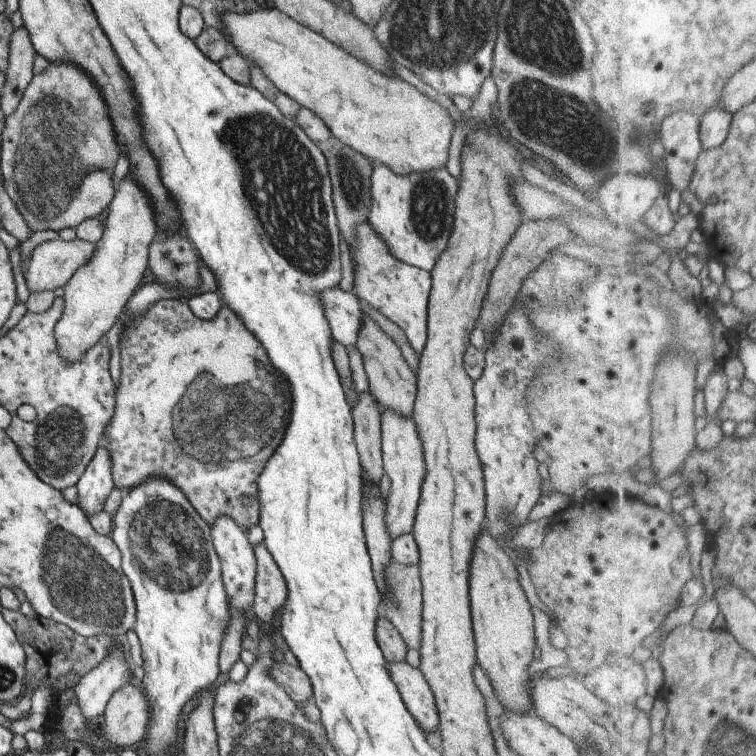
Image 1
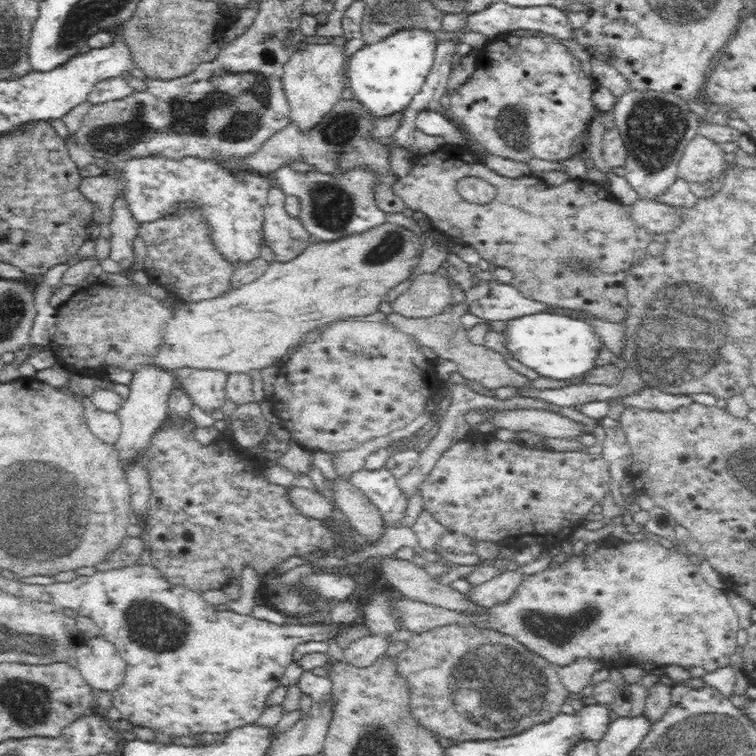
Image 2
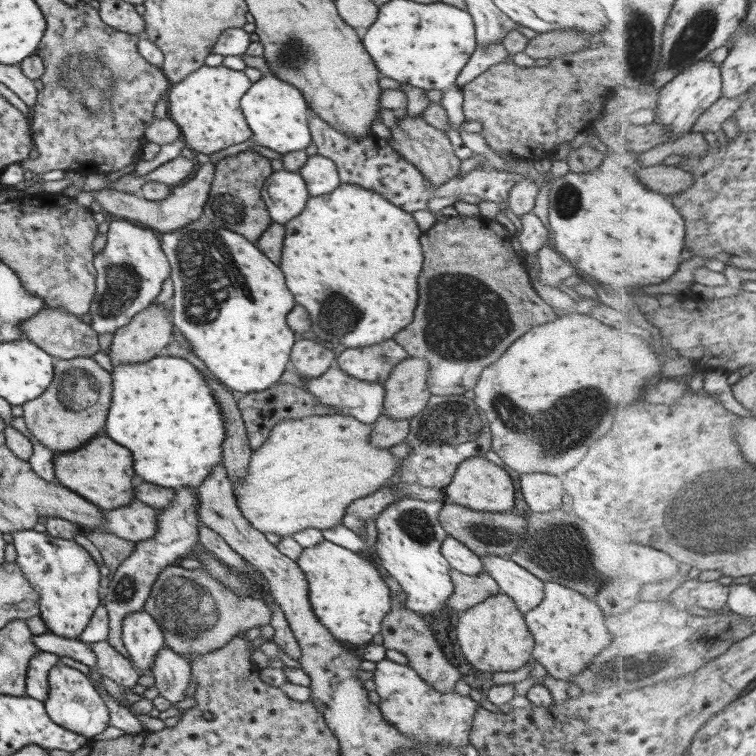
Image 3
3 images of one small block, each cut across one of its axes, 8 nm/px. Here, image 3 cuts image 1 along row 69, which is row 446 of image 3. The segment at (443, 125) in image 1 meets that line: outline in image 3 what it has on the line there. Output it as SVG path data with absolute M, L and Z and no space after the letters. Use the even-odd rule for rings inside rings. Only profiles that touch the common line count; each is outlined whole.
M341 414L334 416L309 416L303 419L285 419L273 425L271 430L269 430L267 439L261 443L261 446L257 449L252 449L244 478L242 478L236 486L232 486L237 508L239 508L241 514L243 514L243 518L245 518L255 530L259 530L261 534L271 532L271 534L277 534L277 536L280 537L292 535L294 532L299 532L299 530L305 528L316 528L322 531L326 528L339 525L349 503L355 499L366 497L374 493L379 487L384 486L393 476L396 476L396 470L398 470L401 461L403 461L403 458L396 458L391 455L387 448L373 446L373 444L369 442L369 431L371 431L371 428L372 424L363 424L355 420L355 418Z

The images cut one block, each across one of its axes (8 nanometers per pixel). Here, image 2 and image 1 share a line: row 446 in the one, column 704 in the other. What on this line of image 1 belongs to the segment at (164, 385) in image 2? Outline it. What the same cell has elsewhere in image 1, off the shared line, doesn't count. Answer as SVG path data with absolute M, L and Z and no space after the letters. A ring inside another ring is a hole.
M715 107L701 119L700 135L704 150L721 146L729 136L734 114L723 107Z

